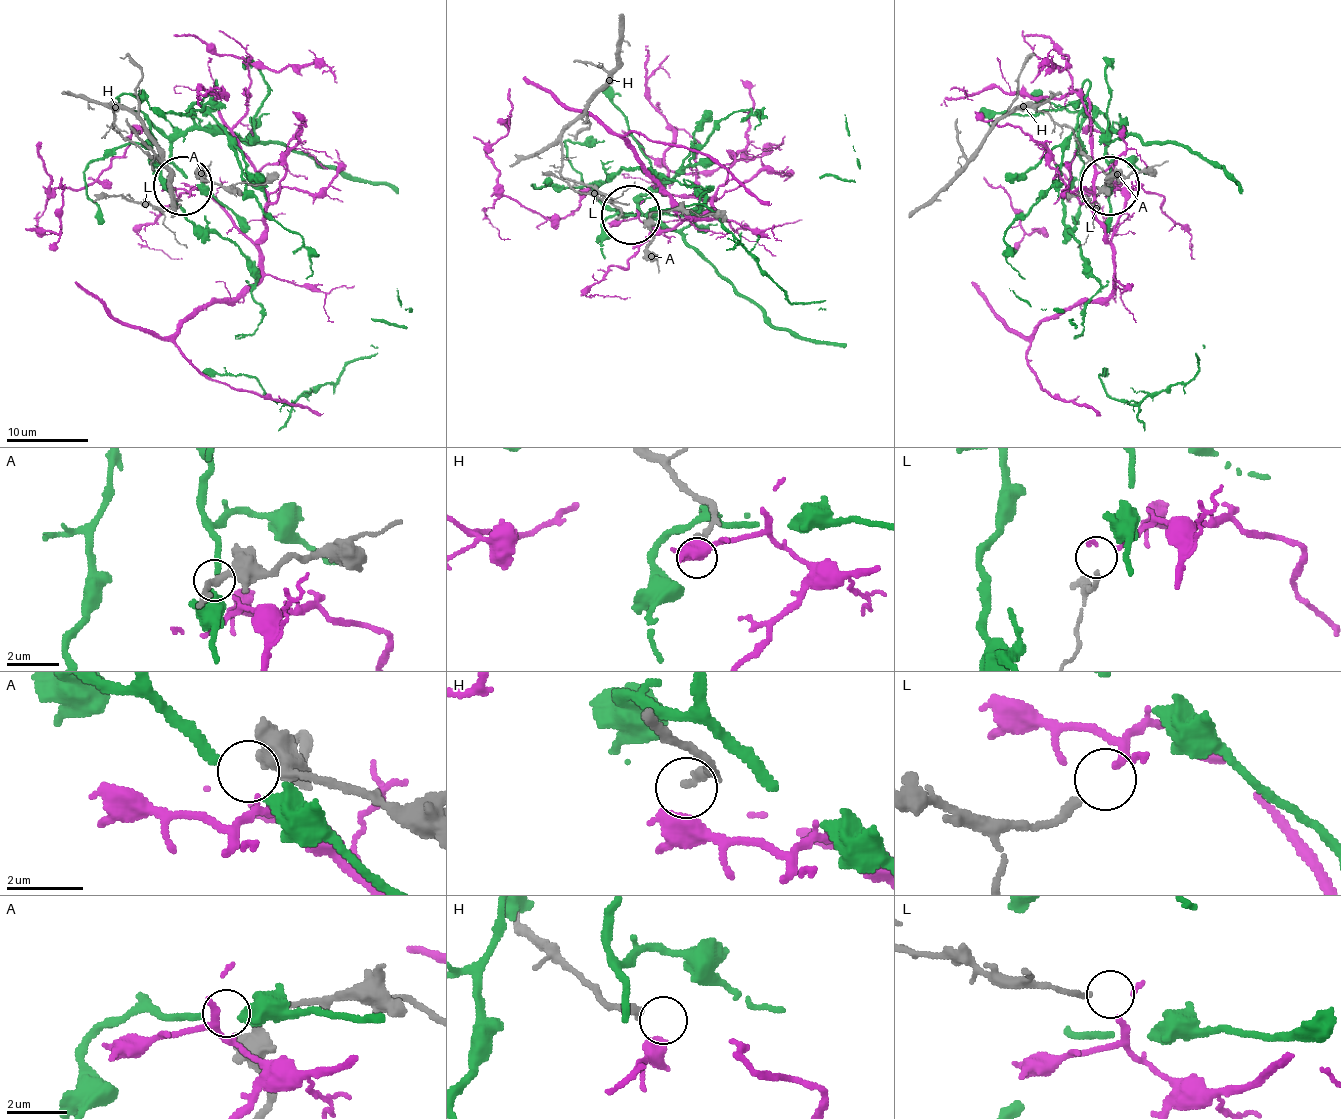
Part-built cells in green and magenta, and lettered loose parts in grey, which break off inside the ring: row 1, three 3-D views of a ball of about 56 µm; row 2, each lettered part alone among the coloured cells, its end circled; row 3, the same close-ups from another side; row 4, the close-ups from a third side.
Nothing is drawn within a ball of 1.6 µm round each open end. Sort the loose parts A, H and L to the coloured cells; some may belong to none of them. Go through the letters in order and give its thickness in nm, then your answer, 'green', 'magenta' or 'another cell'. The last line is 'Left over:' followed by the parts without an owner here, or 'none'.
A: calibre 280 nm; green
H: calibre 240 nm; another cell
L: calibre 190 nm; magenta
Left over: H

